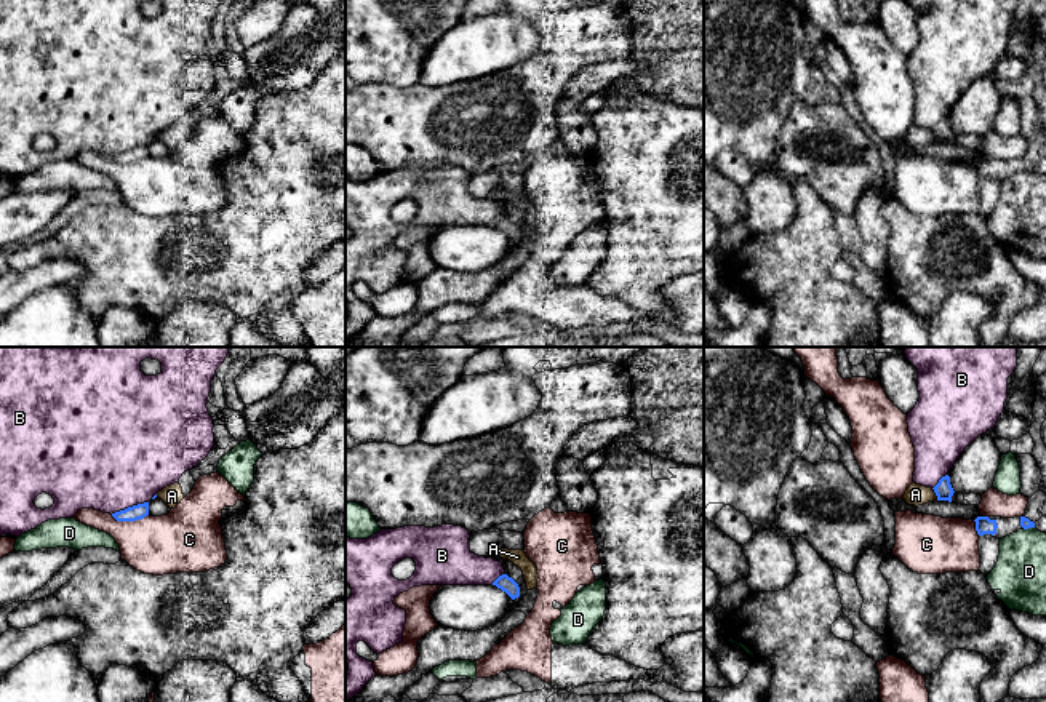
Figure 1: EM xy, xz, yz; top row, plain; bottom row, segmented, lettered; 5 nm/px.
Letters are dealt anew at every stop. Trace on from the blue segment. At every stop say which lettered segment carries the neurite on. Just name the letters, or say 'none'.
none

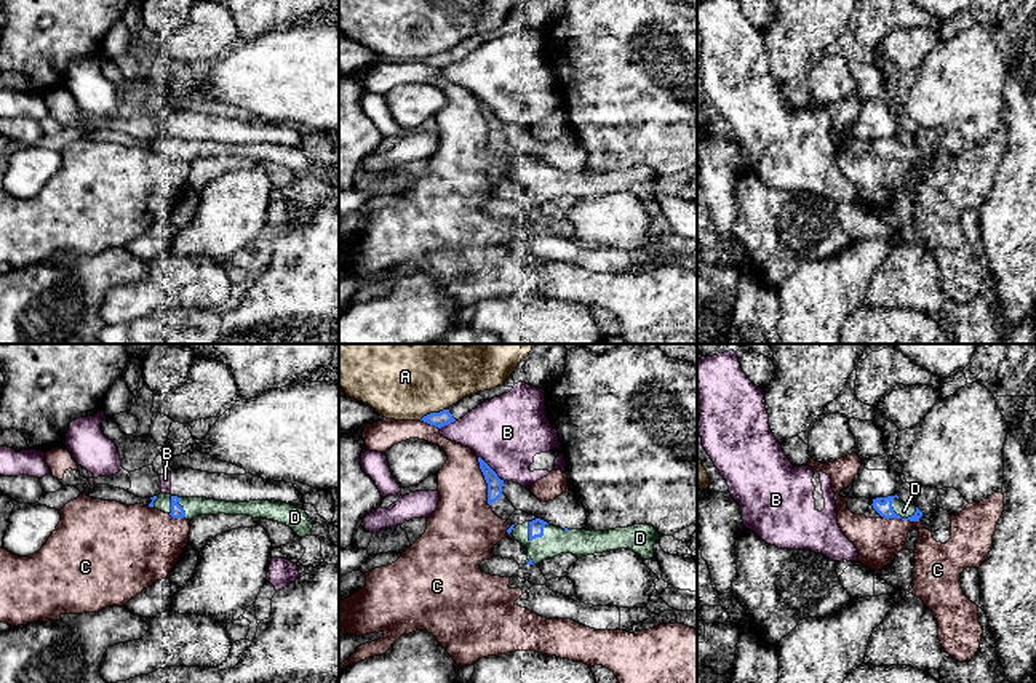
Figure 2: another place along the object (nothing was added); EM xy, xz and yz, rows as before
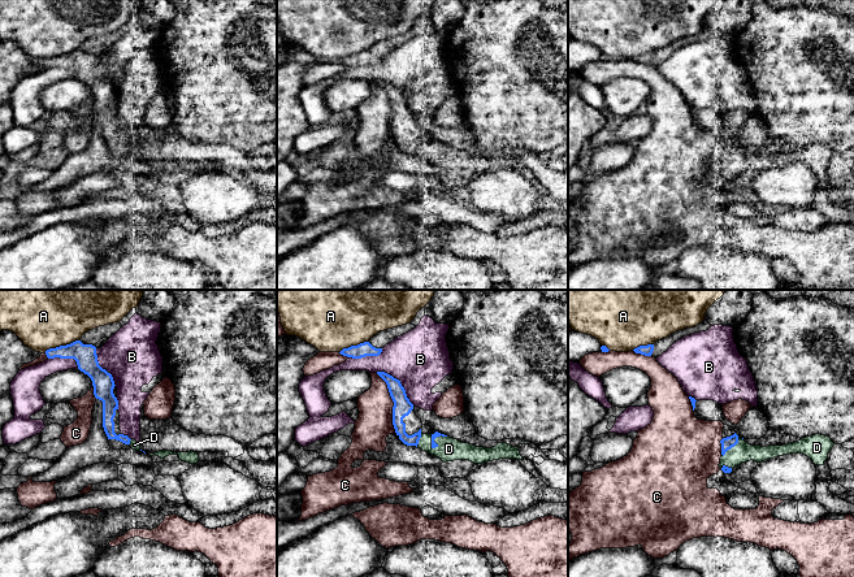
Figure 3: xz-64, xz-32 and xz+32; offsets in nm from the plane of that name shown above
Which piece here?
D

